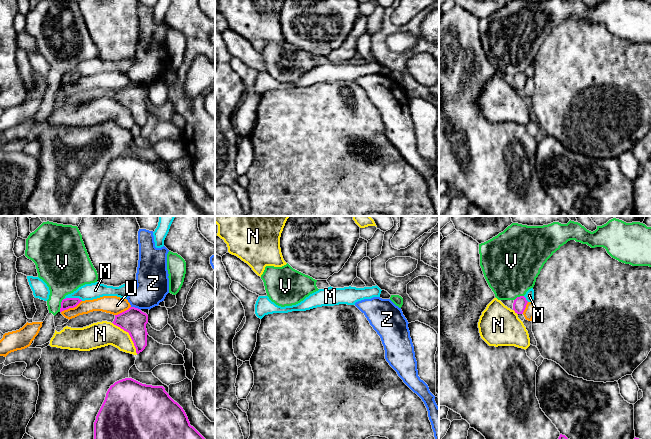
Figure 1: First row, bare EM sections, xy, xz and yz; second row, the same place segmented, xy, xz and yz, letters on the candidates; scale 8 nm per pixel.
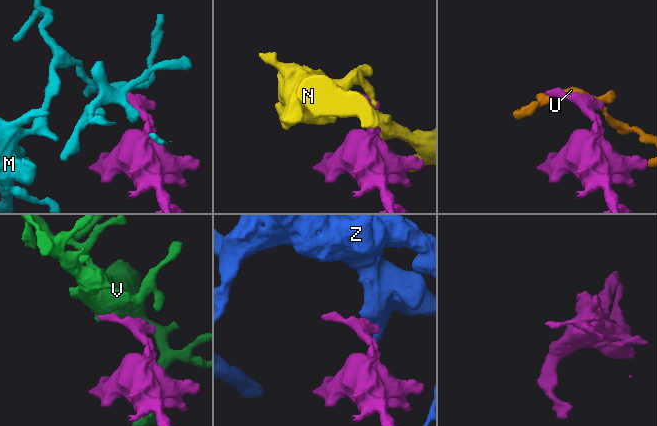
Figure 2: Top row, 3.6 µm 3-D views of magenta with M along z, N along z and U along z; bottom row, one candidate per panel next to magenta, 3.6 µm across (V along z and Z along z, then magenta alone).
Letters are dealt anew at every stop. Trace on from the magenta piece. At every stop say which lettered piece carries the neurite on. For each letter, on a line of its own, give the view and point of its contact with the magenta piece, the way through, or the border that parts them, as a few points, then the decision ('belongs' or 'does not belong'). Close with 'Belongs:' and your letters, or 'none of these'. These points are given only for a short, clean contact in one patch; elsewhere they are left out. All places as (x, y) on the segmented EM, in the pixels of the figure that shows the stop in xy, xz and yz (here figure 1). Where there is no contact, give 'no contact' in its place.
M: xy (73, 298) | along xy (64, 298), (80, 298), (82, 300) | does not belong
N: xy (129, 334) | does not belong
U: xy (71, 307) | does not belong
V: xy (61, 305) | along xy (63, 298), (59, 311) | does not belong
Z: xy (136, 308) | does not belong
Belongs: none of these

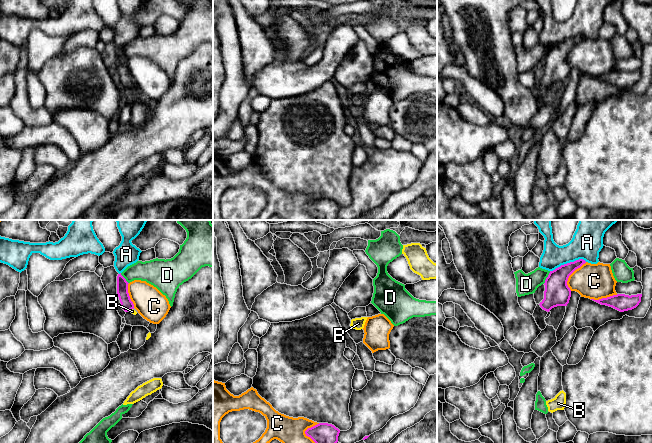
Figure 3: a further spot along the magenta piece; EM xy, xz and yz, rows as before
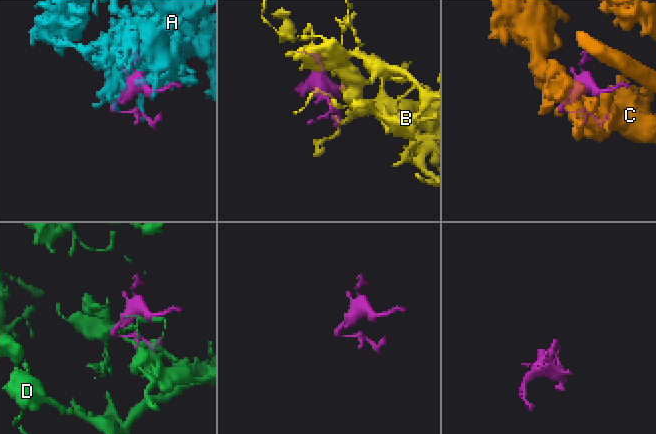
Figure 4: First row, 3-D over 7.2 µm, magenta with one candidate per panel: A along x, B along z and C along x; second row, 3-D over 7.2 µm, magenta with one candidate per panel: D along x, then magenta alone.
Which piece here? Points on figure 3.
A: yz (568, 263) | does not belong
B: xy (130, 309) | across xy (122, 285), (122, 293), (130, 309), (132, 311) | belongs
C: yz (570, 274) | does not belong
D: yz (547, 277) | does not belong
Belongs: B

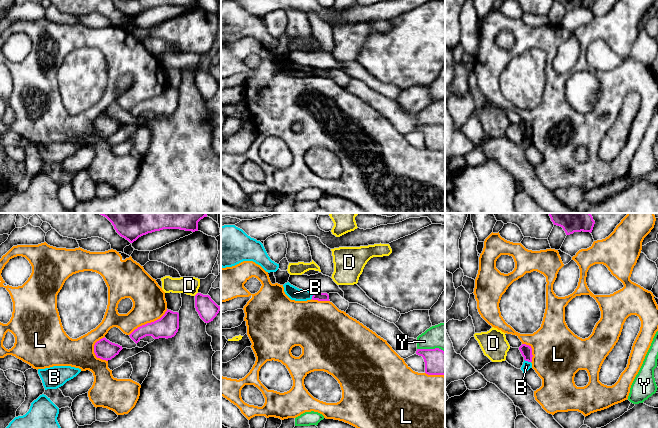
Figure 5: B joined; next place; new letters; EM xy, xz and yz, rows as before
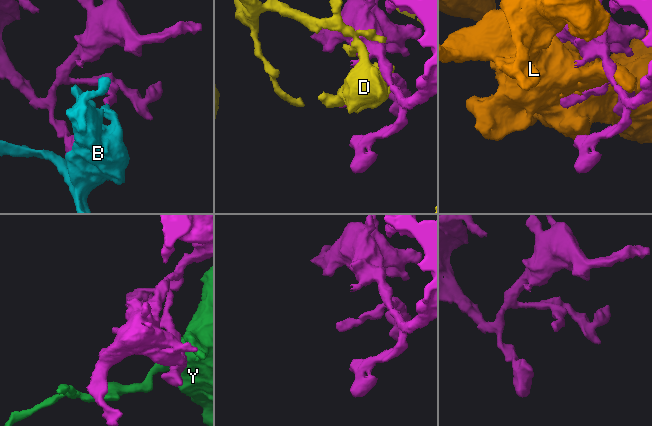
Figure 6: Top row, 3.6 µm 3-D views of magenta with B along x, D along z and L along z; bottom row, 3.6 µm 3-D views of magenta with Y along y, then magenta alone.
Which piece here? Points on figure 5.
B: yz (527, 360) | does not belong
D: xy (196, 294) | does not belong
L: xy (148, 323) | does not belong
Y: xz (431, 349) | does not belong
Belongs: none of these

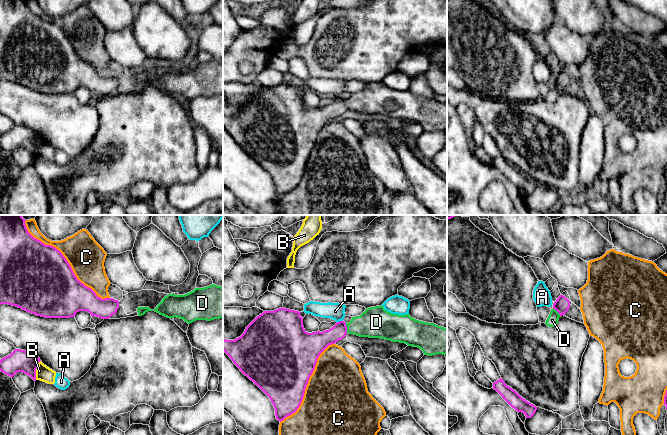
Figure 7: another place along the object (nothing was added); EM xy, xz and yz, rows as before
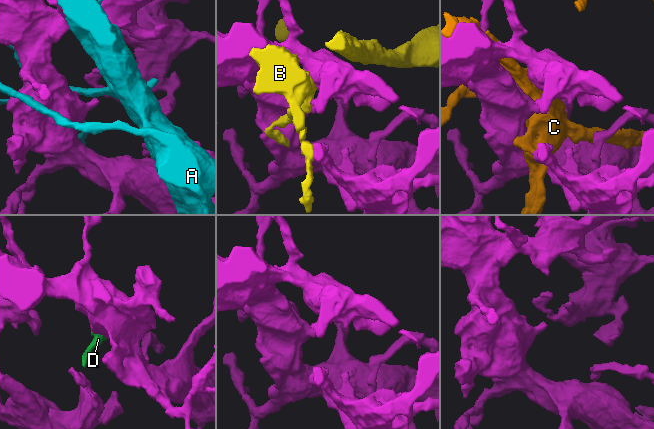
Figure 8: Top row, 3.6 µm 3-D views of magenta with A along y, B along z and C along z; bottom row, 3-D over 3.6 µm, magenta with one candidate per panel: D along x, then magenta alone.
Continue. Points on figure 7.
A: xz (339, 321) | does not belong
B: xy (35, 370) | does not belong
C: xy (66, 260) | does not belong
D: xz (346, 328) | across xz (318, 341), (346, 328), (376, 322) | belongs
Belongs: D

